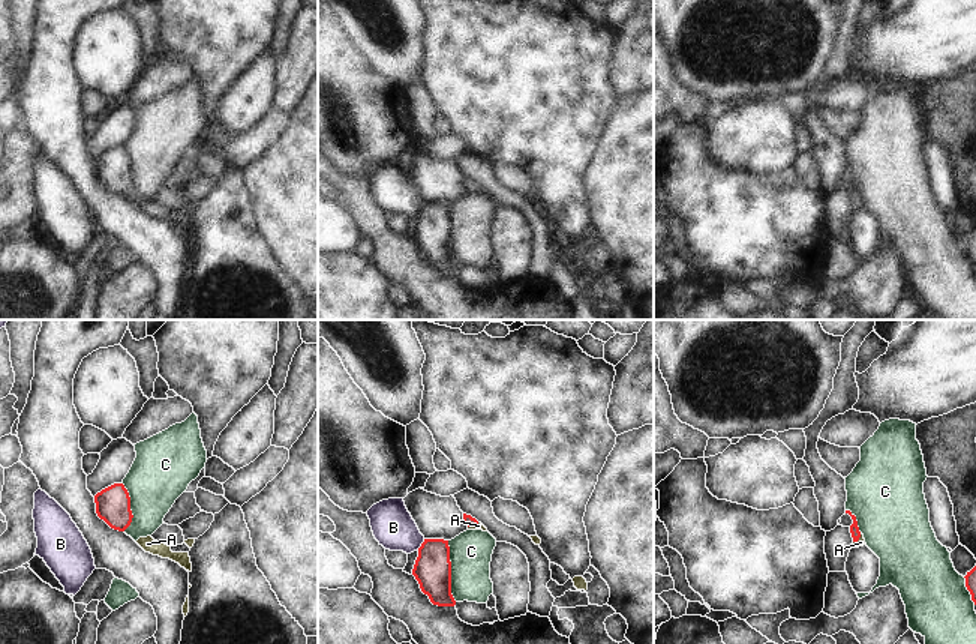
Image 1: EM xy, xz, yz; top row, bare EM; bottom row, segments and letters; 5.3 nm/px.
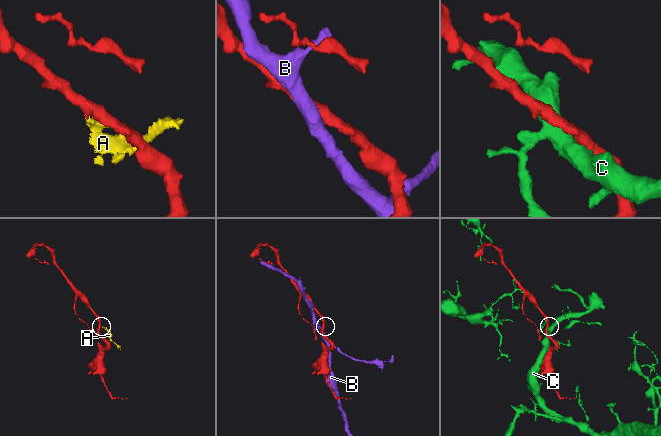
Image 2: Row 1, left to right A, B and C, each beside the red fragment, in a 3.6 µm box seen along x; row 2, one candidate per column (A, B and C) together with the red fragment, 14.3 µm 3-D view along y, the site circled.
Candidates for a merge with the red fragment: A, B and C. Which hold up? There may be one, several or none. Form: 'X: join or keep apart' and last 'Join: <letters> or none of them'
A: join
B: keep apart
C: keep apart
Join: A

